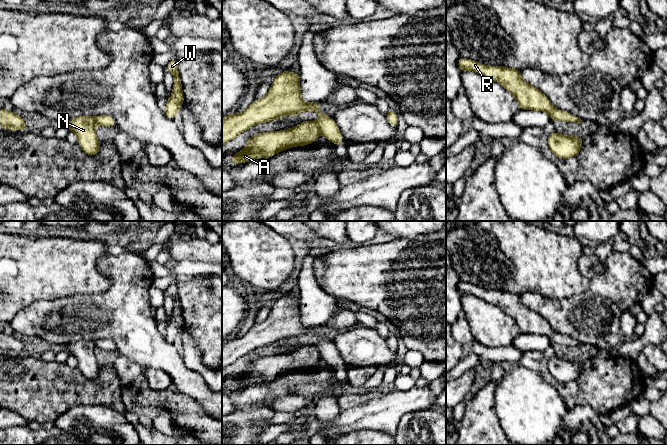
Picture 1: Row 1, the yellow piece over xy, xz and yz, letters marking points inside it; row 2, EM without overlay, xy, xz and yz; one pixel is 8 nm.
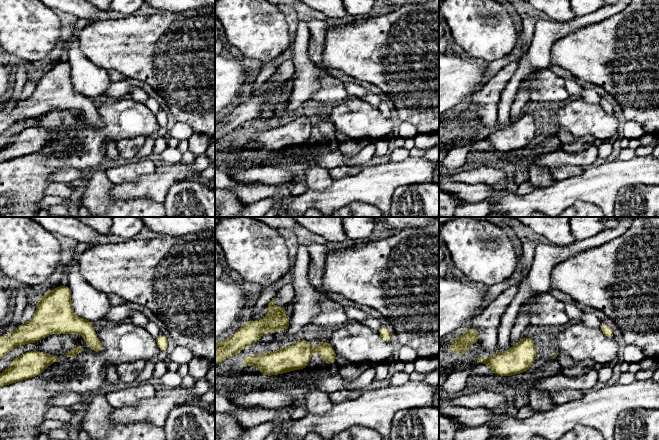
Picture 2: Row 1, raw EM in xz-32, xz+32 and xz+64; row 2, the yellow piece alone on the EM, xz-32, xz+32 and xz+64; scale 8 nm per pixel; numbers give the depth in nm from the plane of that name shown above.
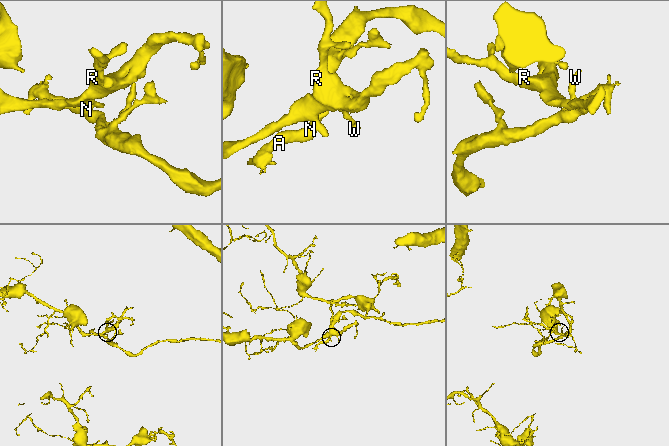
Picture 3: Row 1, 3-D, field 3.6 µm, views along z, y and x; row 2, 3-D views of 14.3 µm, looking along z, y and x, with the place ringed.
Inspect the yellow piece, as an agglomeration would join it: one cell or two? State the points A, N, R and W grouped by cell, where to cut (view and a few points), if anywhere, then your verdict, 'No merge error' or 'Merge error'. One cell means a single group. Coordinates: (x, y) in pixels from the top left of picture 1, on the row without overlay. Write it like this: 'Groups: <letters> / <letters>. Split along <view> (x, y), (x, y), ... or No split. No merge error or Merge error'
Groups: A N W / R. Split along xz (318, 347), (320, 356). Merge error

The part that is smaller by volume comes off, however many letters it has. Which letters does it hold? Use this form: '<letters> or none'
A, N, W

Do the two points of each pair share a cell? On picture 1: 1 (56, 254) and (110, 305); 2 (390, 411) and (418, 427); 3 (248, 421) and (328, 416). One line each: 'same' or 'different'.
1: different
2: different
3: different

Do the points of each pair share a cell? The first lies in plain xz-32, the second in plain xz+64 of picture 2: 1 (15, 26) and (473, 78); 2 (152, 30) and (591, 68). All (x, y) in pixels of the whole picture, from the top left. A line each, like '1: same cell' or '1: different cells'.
1: different cells
2: same cell

